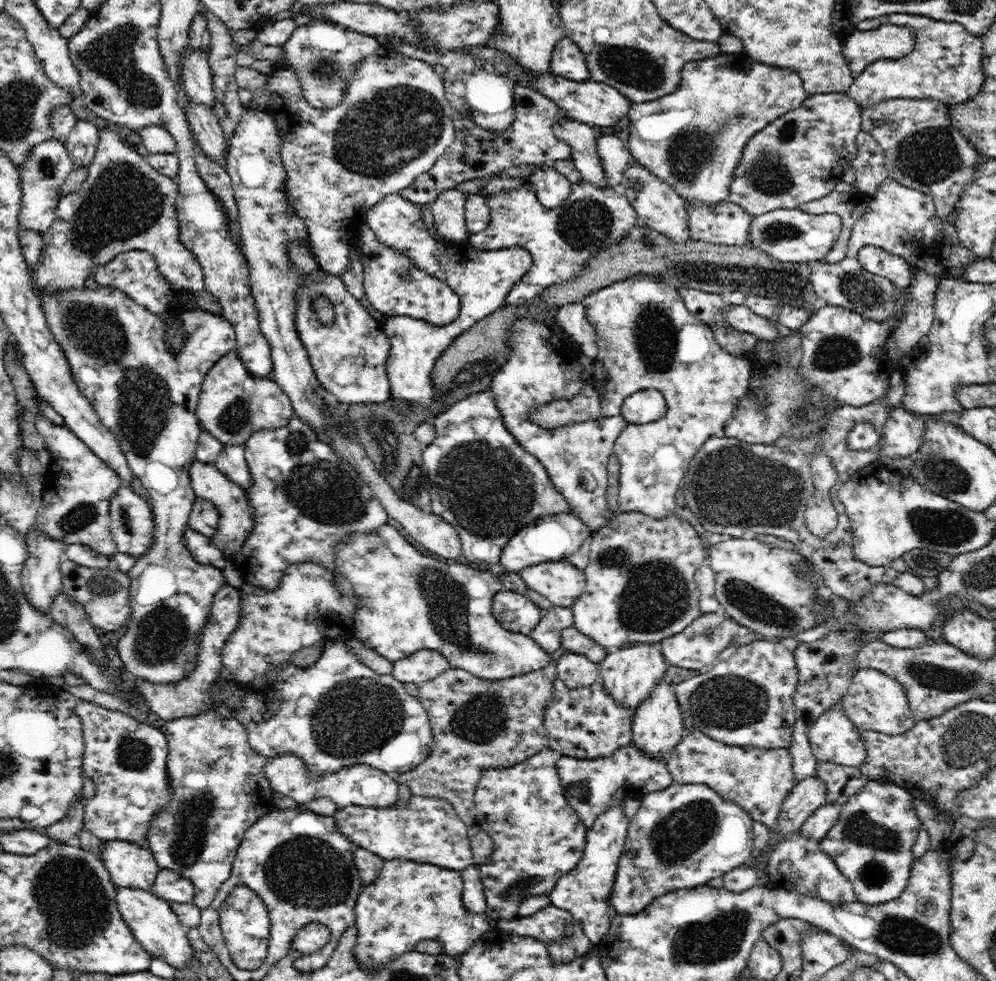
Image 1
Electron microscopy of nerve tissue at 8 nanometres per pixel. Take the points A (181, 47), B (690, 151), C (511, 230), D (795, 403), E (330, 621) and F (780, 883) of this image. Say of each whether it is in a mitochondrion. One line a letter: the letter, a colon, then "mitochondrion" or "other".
A: other
B: mitochondrion
C: other
D: mitochondrion
E: other
F: other

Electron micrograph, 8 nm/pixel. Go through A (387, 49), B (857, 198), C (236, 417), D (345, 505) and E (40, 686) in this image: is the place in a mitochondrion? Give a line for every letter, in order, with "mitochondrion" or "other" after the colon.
A: other
B: other
C: mitochondrion
D: mitochondrion
E: other

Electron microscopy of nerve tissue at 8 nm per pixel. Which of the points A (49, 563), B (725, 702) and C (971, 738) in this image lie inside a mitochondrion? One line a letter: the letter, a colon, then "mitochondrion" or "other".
A: other
B: mitochondrion
C: mitochondrion

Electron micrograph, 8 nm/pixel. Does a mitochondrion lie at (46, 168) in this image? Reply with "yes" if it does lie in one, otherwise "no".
yes

